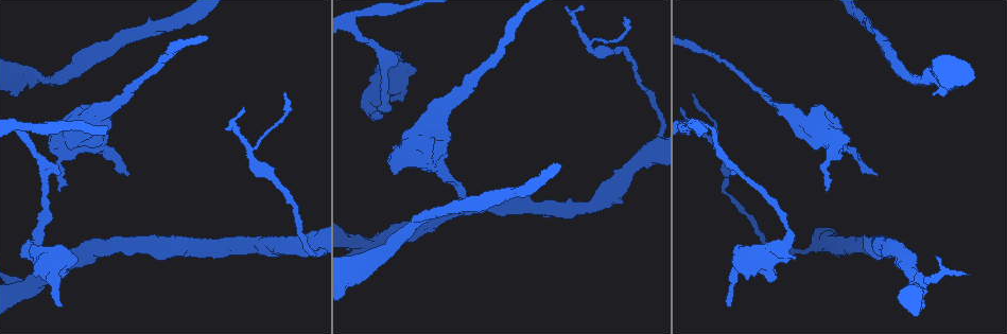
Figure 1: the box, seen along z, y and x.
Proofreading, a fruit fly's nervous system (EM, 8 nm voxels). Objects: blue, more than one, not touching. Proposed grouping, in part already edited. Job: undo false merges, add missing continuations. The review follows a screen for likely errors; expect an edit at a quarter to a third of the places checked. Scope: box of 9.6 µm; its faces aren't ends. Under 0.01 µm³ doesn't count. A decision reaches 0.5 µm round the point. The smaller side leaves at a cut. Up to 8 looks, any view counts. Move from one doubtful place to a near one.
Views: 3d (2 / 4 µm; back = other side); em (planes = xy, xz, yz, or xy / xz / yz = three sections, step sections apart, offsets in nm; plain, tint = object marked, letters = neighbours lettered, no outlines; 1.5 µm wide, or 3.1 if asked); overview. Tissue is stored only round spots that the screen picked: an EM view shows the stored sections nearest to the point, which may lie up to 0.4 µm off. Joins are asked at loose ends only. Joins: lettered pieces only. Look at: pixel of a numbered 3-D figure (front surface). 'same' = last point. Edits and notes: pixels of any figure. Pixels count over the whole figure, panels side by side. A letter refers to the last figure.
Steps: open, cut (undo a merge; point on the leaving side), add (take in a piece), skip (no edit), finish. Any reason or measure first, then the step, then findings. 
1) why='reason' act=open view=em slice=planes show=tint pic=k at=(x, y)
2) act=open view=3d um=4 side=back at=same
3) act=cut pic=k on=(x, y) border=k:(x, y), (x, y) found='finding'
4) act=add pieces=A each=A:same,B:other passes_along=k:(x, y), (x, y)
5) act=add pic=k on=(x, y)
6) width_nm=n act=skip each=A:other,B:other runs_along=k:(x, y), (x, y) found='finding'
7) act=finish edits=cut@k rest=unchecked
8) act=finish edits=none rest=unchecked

act=open view=em um=3.1 slice=planes show=letters pic=1 at=(827, 189)

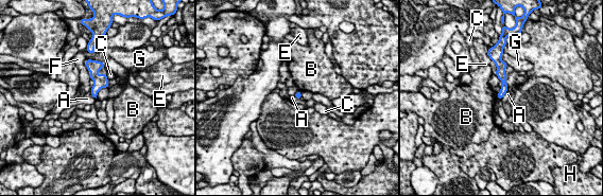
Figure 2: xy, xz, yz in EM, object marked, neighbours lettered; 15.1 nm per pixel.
width_nm=100 act=skip each=A:other,B:other,C:other,E:other,F:other,G:other,H:other border=2:(507, 90), (499, 100) found='no lettered piece goes on from it'

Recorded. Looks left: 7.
why='an open end' act=open view=em slice=xy step=4 show=letters pic=1 at=(796, 258)

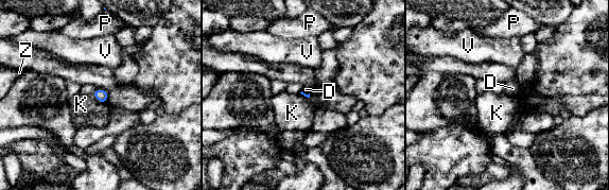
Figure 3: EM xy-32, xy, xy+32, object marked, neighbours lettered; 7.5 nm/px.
act=skip each=D:other,K:other,P:other,V:other,Z:other border=3:(91, 93), (100, 102), (106, 103) found='no lettered piece goes on from it'

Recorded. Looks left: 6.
why='branch stops here' act=open view=3d um=2 pic=1 at=(60, 305)

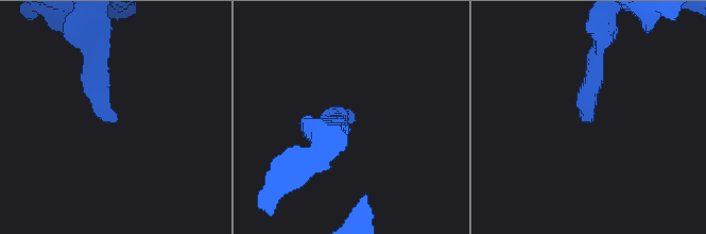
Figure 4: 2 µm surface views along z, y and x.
why='now the EM' act=open view=em slice=yz step=8 show=letters pic=4 at=(353, 118)

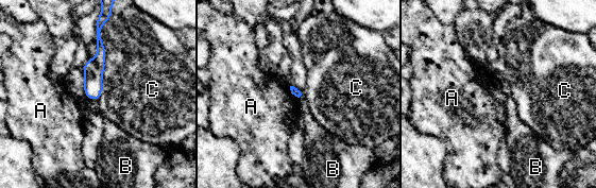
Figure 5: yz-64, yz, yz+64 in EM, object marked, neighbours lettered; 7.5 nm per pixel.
act=skip each=A:other,B:other,C:other border=5:(289, 86), (290, 91), (299, 100) found='none of them fits'

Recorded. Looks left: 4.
act=finish edits=none rest=unchecked

